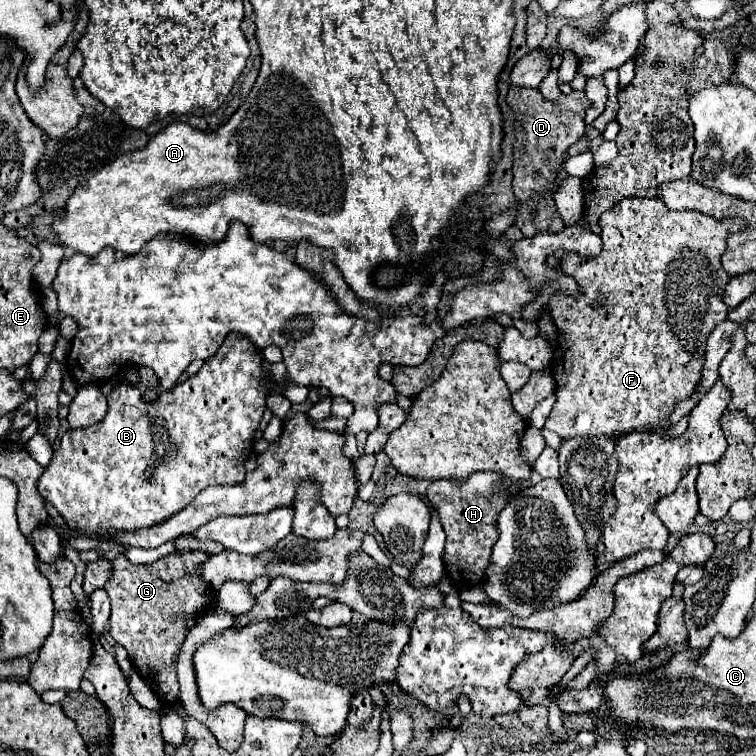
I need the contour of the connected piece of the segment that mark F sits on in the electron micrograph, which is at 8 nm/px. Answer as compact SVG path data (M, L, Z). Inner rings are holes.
M626 197L620 203L616 203L612 209L604 211L600 215L600 227L602 227L602 255L598 257L582 257L582 255L564 255L560 261L560 269L568 275L572 275L578 285L582 287L582 295L578 295L578 299L554 299L554 307L550 307L552 319L558 327L558 343L556 343L556 351L552 357L552 377L556 381L556 401L554 407L550 411L550 417L546 419L546 429L558 433L562 439L566 437L598 437L598 435L614 435L614 433L630 433L630 431L638 431L638 429L668 429L666 423L662 423L662 419L666 419L666 415L670 415L670 407L674 407L674 399L686 399L686 395L692 393L694 383L698 383L698 371L702 369L702 355L706 349L706 335L710 335L710 331L722 323L728 317L728 307L722 301L722 291L730 279L730 275L726 275L720 259L726 253L726 235L730 231L738 231L738 227L742 227L742 219L726 219L726 221L718 221L714 217L702 215L698 211L672 211L668 209L658 197L646 199L646 197ZM598 295L606 297L606 307L598 307L592 309L594 299L598 299Z

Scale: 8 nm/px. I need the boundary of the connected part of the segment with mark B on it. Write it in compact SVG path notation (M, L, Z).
M230 331L222 343L222 347L204 361L202 369L188 377L184 383L178 383L174 389L170 391L162 391L154 401L144 401L144 393L148 389L154 389L158 385L156 375L148 369L148 367L140 367L140 383L138 385L128 385L128 383L120 383L108 397L108 413L104 417L102 423L94 425L94 427L86 427L86 429L70 429L62 435L60 439L60 447L54 451L50 465L44 469L42 477L38 479L38 493L52 503L58 513L64 517L64 521L70 525L70 529L88 529L88 531L132 531L138 527L152 527L154 523L162 523L166 521L170 515L182 511L202 489L210 487L210 485L238 485L242 483L246 469L244 469L244 461L246 457L252 453L254 449L254 433L260 427L262 421L262 413L266 409L266 397L270 393L270 385L272 385L272 375L262 367L262 353L260 349L242 333L238 331Z

